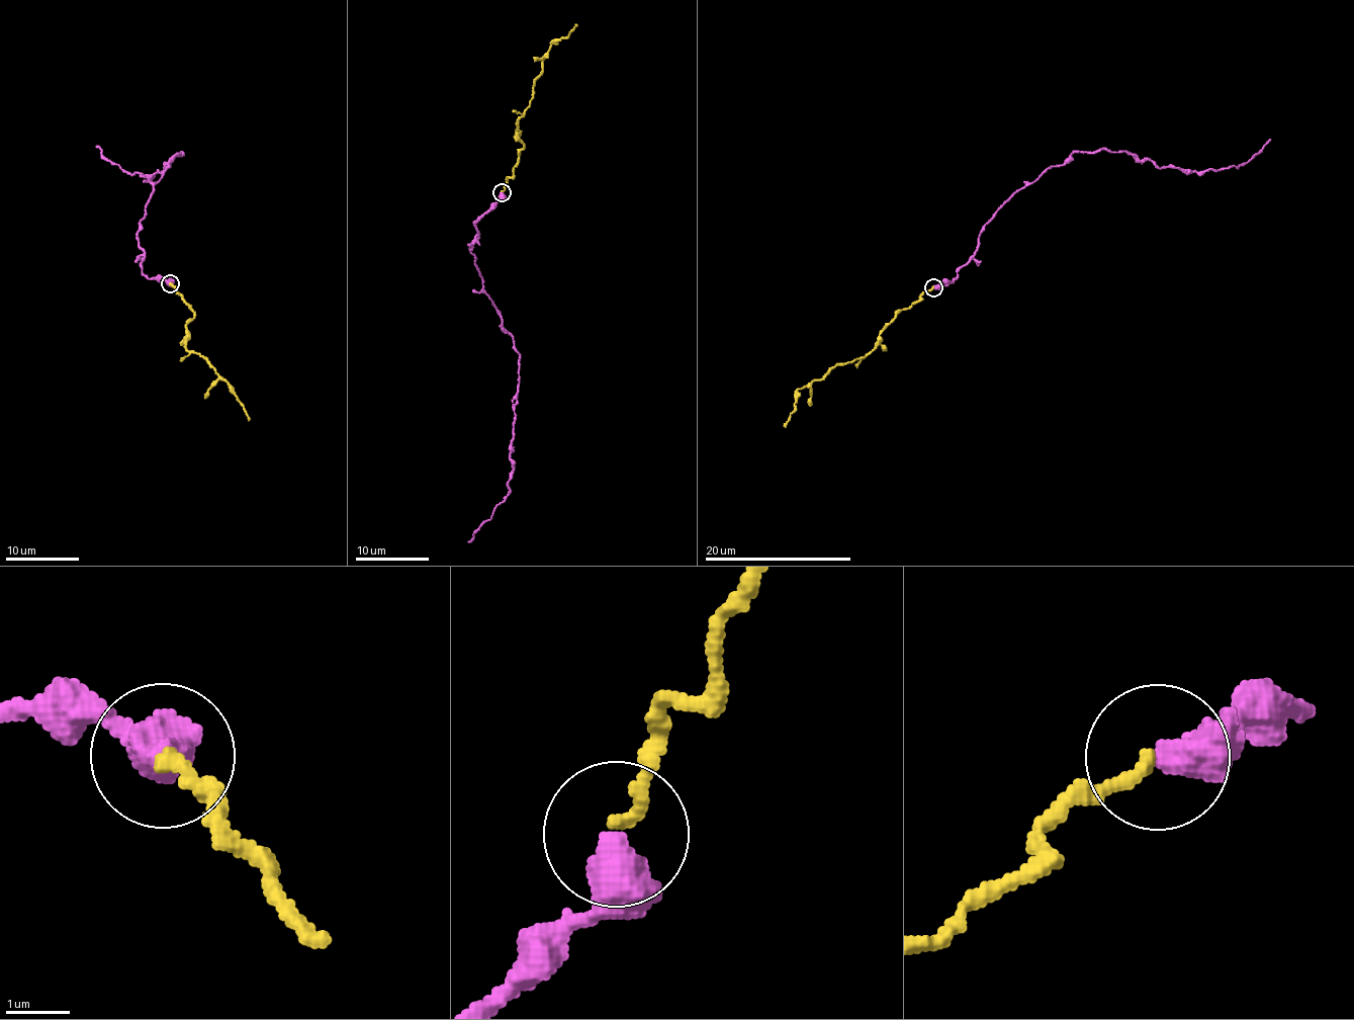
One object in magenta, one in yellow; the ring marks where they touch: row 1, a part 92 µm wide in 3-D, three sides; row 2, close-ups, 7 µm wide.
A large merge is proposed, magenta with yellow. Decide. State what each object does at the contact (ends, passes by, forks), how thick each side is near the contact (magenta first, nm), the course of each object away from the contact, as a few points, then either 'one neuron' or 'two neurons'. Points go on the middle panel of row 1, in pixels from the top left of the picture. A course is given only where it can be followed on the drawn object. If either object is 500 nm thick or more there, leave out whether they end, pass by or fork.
calibres 550 and 200 nm; course magenta (503, 191), (478, 220), (469, 249), (482, 289), (519, 354), (510, 494), (467, 542); course yellow (503, 191), (523, 148), (517, 137), (518, 119), (531, 102), (542, 59), (551, 45), (564, 37), (576, 24); one neuron

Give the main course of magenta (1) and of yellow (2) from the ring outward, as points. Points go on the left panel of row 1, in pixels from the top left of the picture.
1: (170, 283), (143, 273), (139, 222), (153, 186), (183, 154), (144, 177), (95, 146)
2: (170, 283), (193, 314), (187, 326), (187, 349), (206, 357), (215, 373), (228, 381), (249, 420)

